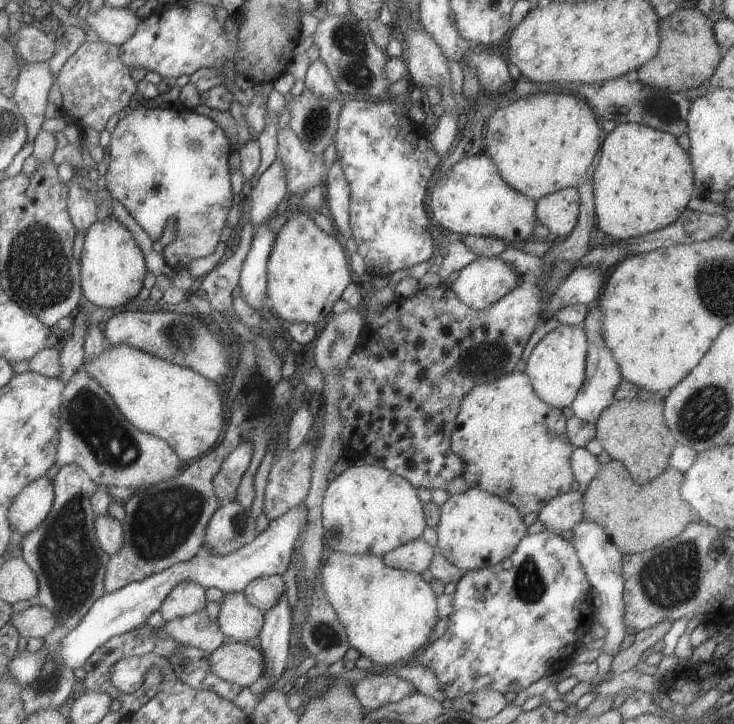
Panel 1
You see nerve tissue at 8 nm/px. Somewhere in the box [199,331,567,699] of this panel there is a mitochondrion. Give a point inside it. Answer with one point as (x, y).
(528, 584)

